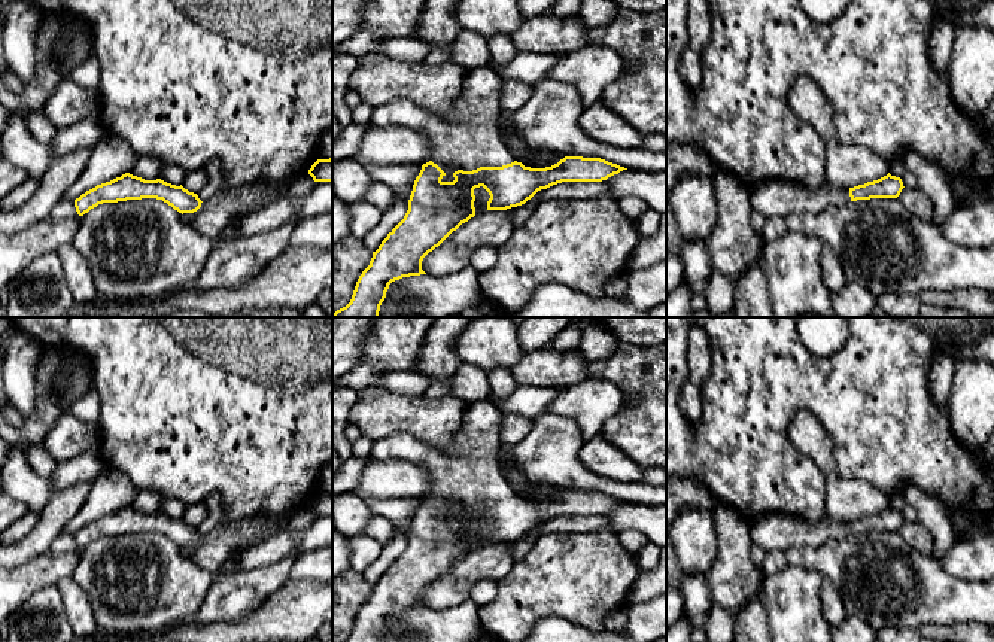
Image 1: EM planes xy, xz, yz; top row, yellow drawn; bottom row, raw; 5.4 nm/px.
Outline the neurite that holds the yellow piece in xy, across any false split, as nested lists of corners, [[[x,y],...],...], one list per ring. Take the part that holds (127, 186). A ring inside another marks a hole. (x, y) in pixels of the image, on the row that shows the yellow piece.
[[[130,173],[110,182],[97,185],[75,200],[79,216],[103,203],[118,203],[127,200],[156,198],[171,206],[179,213],[194,213],[201,207],[197,194],[189,192],[182,185],[176,186],[161,179],[145,180]]]

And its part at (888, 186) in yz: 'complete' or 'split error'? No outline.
split error

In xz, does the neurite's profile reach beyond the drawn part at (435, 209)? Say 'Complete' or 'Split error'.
Split error

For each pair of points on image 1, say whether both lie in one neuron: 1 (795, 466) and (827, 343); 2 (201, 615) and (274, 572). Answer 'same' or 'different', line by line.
1: different
2: same

